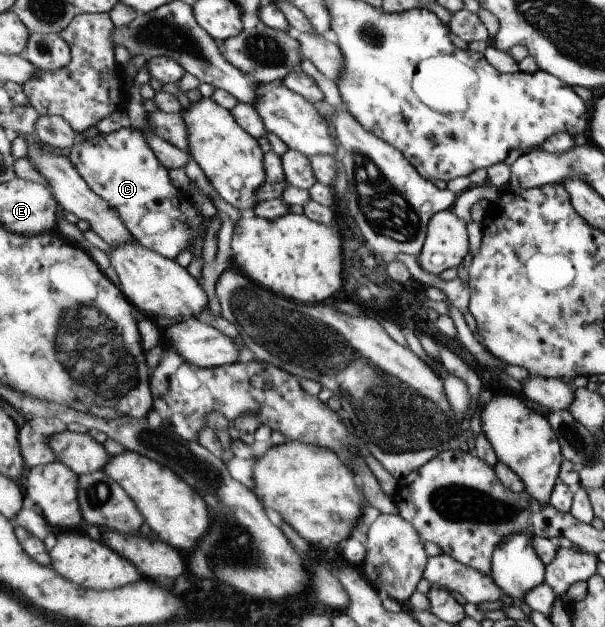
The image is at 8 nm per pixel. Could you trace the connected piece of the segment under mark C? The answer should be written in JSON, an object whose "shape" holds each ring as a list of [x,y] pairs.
{"shape":[[[130,126],[111,134],[99,133],[94,138],[77,142],[73,146],[69,158],[74,162],[90,188],[118,212],[131,235],[143,247],[153,249],[154,252],[166,258],[176,259],[185,250],[191,251],[197,238],[202,237],[204,242],[205,237],[208,236],[213,217],[205,218],[199,210],[195,210],[195,206],[193,206],[193,202],[189,202],[188,196],[173,186],[173,182],[169,178],[169,169],[161,164],[139,130]]]}

